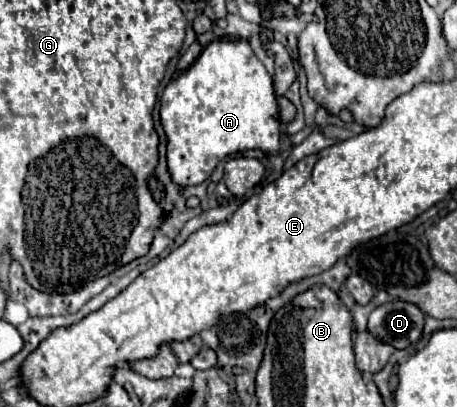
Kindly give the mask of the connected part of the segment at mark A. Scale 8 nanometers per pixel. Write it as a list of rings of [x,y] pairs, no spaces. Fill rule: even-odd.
[[[213,41],[187,73],[181,73],[165,87],[161,97],[161,123],[169,139],[167,165],[173,181],[179,185],[203,183],[219,161],[247,149],[261,149],[269,157],[275,157],[279,153],[279,105],[275,99],[273,75],[255,57],[247,41]]]

